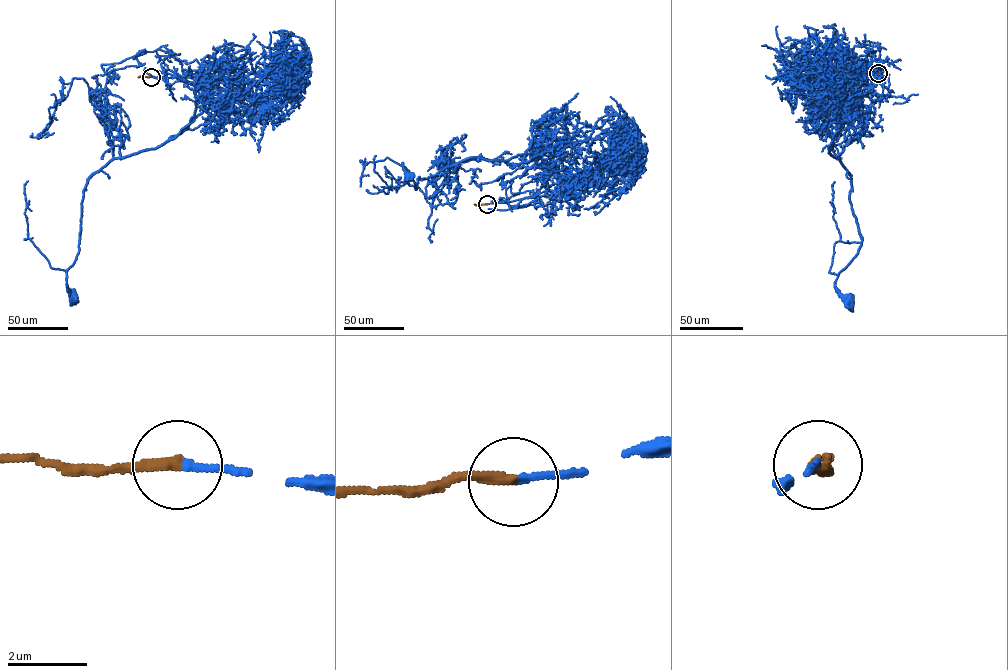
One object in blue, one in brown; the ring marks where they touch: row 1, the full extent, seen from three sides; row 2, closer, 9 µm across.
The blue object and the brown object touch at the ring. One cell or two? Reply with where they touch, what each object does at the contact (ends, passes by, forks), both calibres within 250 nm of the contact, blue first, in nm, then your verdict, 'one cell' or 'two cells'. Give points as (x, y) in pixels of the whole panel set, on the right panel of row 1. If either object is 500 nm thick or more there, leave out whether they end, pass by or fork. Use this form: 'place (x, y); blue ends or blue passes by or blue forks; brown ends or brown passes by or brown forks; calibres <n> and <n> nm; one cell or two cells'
place (878, 73); blue ends; brown ends; calibres 180 and 280 nm; one cell

